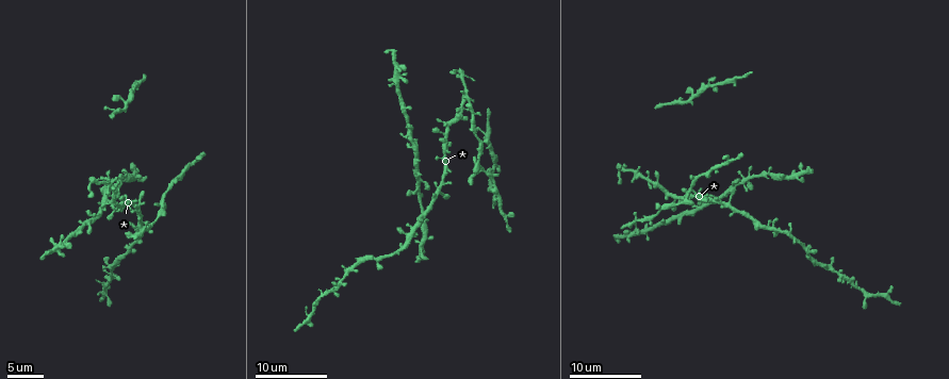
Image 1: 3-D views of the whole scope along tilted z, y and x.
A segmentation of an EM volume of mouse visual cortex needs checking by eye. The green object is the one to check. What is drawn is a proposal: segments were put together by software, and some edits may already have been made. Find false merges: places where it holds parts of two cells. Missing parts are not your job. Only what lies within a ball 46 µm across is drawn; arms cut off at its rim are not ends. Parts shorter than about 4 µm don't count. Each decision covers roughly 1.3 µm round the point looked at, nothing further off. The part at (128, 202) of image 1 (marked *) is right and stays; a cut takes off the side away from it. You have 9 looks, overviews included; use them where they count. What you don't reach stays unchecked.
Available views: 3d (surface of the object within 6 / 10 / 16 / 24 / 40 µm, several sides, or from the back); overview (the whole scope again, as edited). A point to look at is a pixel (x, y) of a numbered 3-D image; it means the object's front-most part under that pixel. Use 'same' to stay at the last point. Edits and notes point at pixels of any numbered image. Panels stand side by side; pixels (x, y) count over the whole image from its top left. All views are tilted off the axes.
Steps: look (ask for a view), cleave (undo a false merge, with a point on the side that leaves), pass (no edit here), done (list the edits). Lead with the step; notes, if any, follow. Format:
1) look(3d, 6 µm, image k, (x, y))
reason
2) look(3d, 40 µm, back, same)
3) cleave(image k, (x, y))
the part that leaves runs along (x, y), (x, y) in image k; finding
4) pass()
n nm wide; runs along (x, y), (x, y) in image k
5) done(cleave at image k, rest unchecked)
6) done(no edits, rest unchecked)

look(3d, 24 µm, image 1, (691, 189))
two arms in line, one across

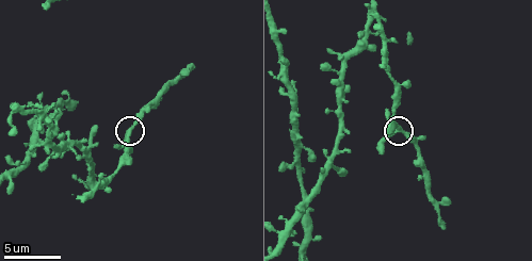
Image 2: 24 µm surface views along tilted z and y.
look(3d, 6 µm, image 2, (129, 129))
zoom in

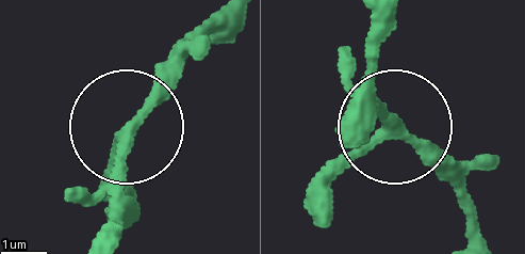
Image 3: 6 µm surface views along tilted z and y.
pass()
220 nm wide; continuous, no second cell

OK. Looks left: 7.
look(3d, 24 µm, image 1, (806, 248))
thick turns thin

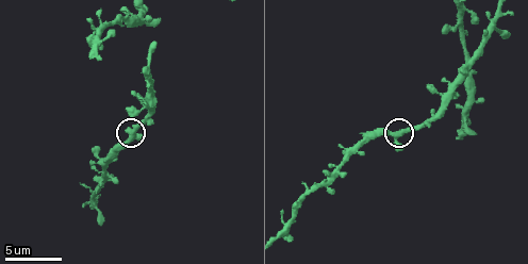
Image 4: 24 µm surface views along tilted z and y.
look(3d, 6 µm, image 4, (131, 135))

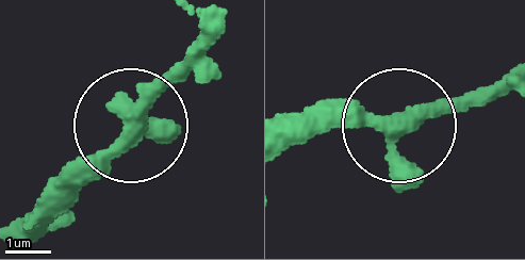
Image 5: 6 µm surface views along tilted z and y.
pass()
runs along (511, 71), (395, 123), (293, 116) in image 5; all the same cell

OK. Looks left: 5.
look(3d, 10 µm, image 4, (497, 13))
four arms meet

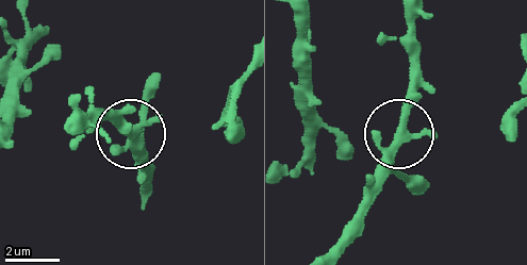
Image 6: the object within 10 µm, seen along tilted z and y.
look(3d, 6 µm, image 6, (401, 138))

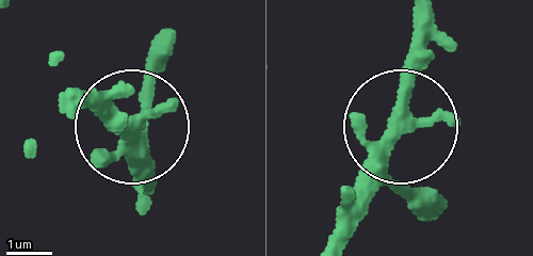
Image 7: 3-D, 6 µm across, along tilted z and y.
pass()
280 nm wide; all the same cell

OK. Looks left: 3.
look(3d, 16 µm, image 2, (29, 155))

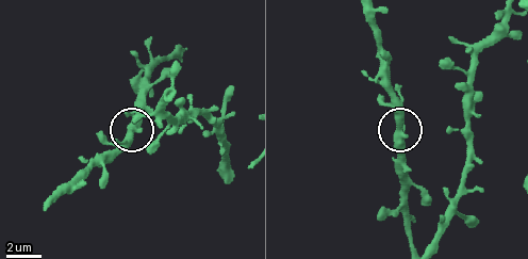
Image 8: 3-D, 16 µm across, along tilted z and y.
look(3d, 16 µm, back, image 8, (399, 129))

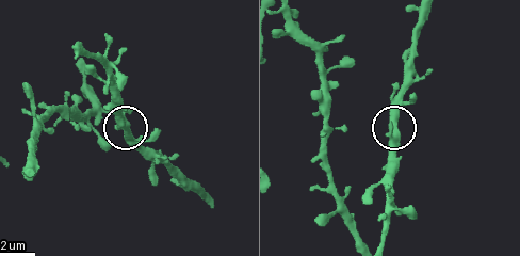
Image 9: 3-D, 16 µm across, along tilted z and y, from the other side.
pass()
side arm 17 µm; continuous, no second cell

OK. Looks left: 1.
done(no edits, rest unchecked)

